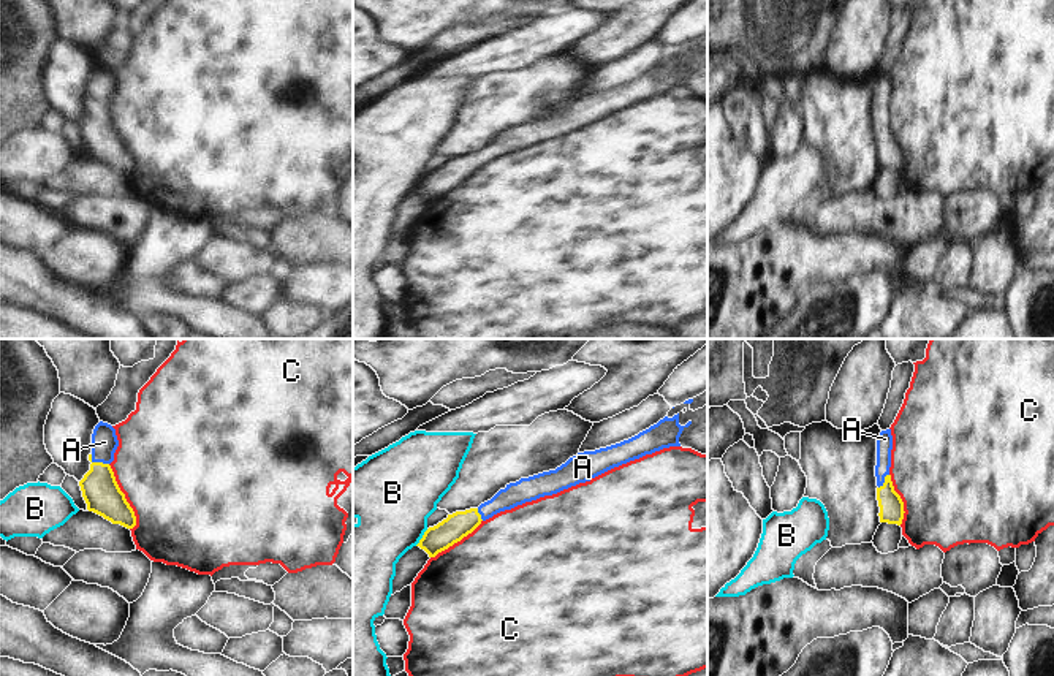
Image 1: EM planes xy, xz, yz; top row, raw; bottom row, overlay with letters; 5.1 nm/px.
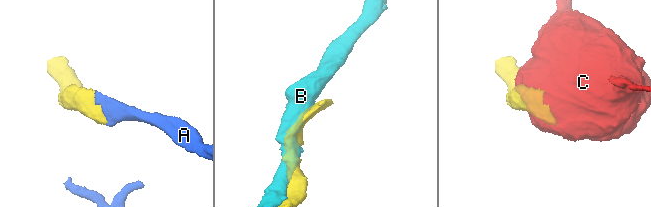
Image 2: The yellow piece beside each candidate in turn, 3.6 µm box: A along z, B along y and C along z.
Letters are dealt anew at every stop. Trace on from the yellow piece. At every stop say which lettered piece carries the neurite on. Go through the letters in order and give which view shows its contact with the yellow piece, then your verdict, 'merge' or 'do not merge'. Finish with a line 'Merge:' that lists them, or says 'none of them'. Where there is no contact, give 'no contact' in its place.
A: xy | merge
B: xz | do not merge
C: xy | do not merge
Merge: A

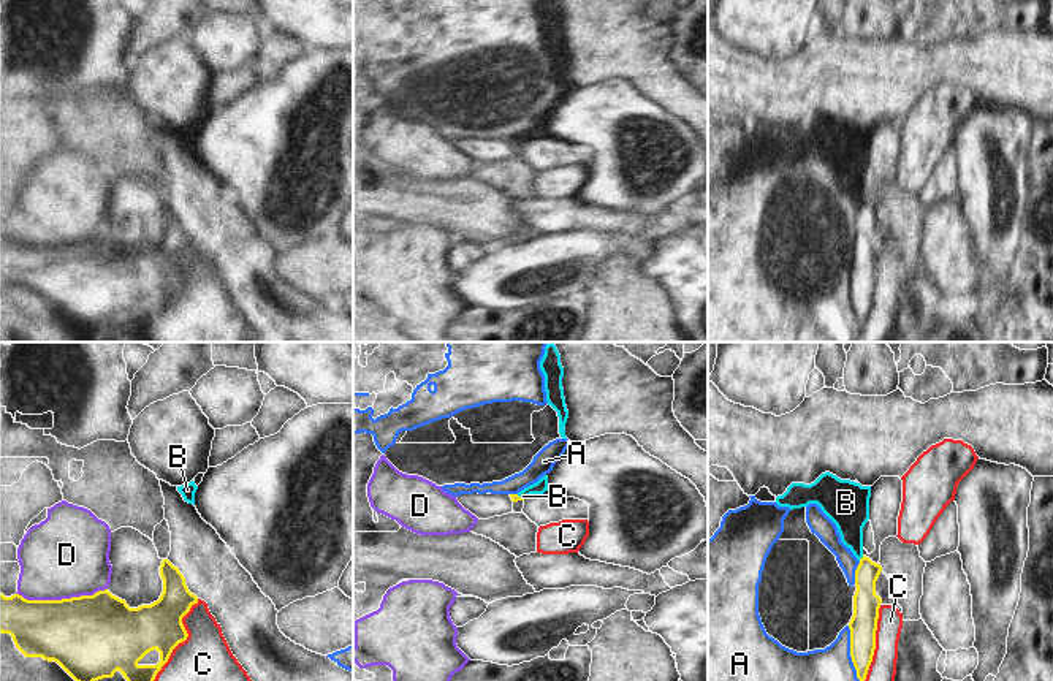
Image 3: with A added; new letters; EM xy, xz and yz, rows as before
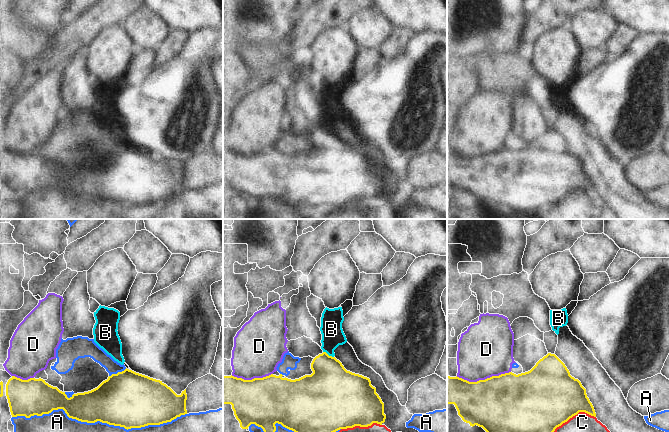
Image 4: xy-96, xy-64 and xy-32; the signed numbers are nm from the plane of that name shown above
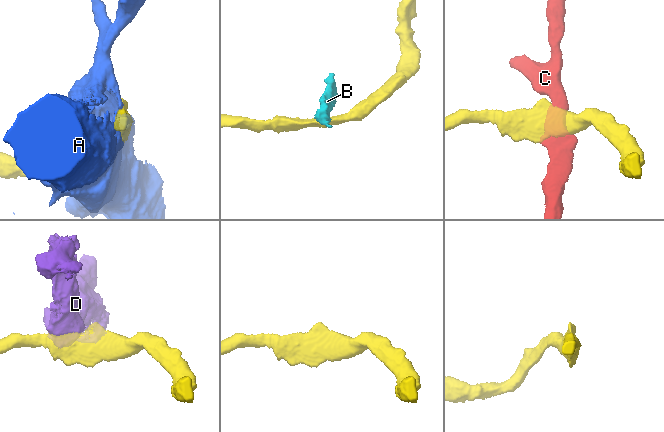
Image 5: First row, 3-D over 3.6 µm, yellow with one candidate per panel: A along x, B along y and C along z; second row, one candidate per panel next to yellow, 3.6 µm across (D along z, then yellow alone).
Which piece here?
A: yz | do not merge
B: yz | do not merge
C: xy | do not merge
D: xy | do not merge
Merge: none of them

